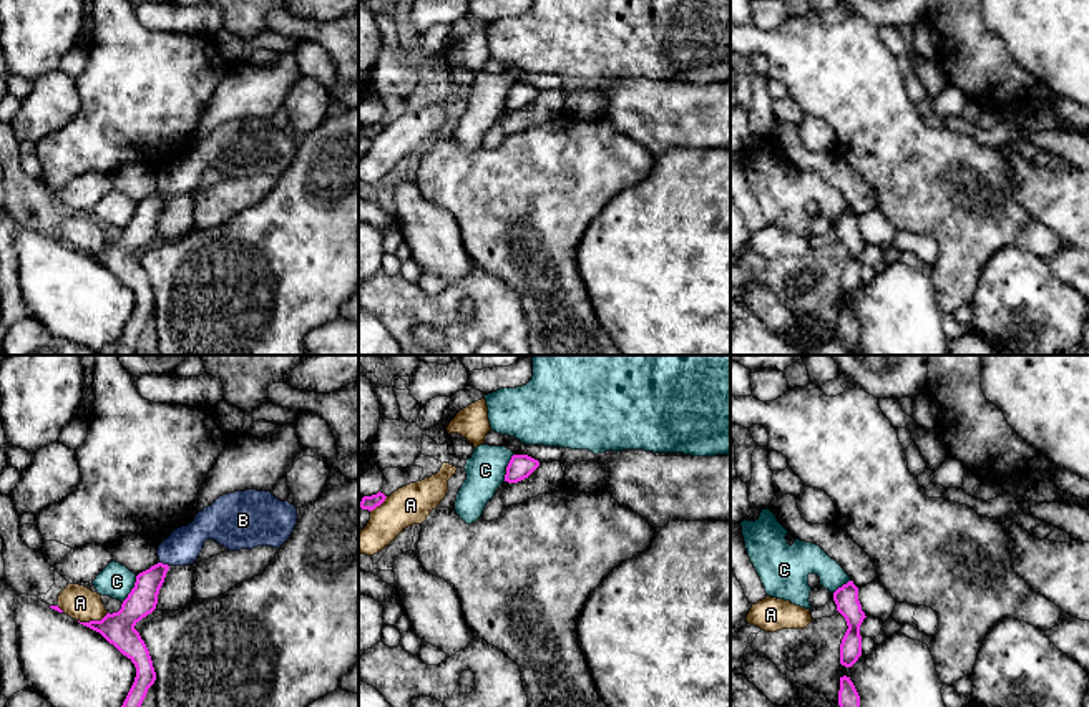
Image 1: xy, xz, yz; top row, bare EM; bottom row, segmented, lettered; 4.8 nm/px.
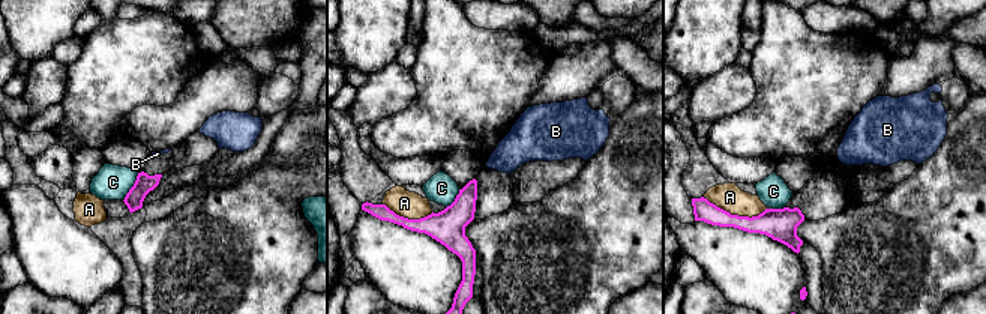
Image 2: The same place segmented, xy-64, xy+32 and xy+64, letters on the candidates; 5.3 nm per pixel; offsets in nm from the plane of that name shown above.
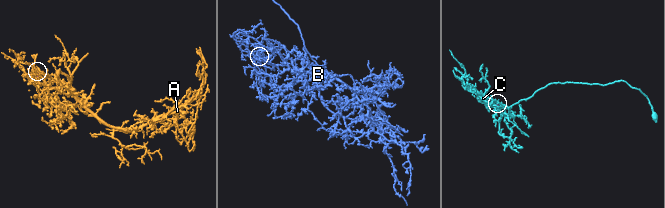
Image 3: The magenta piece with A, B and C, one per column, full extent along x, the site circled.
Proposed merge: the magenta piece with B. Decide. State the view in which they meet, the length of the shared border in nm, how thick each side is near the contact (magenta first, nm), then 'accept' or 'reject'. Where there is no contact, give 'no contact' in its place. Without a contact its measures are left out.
xy | 50 nm | 140/170 nm | accept

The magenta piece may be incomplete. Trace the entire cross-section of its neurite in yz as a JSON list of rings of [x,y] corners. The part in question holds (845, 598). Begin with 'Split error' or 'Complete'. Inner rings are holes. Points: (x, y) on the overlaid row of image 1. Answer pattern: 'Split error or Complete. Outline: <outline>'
Complete. Outline: [[[848,581],[833,592],[833,601],[837,604],[837,611],[845,617],[848,626],[840,644],[840,664],[852,667],[862,656],[860,626],[867,617],[858,601],[858,588],[853,581]]]

